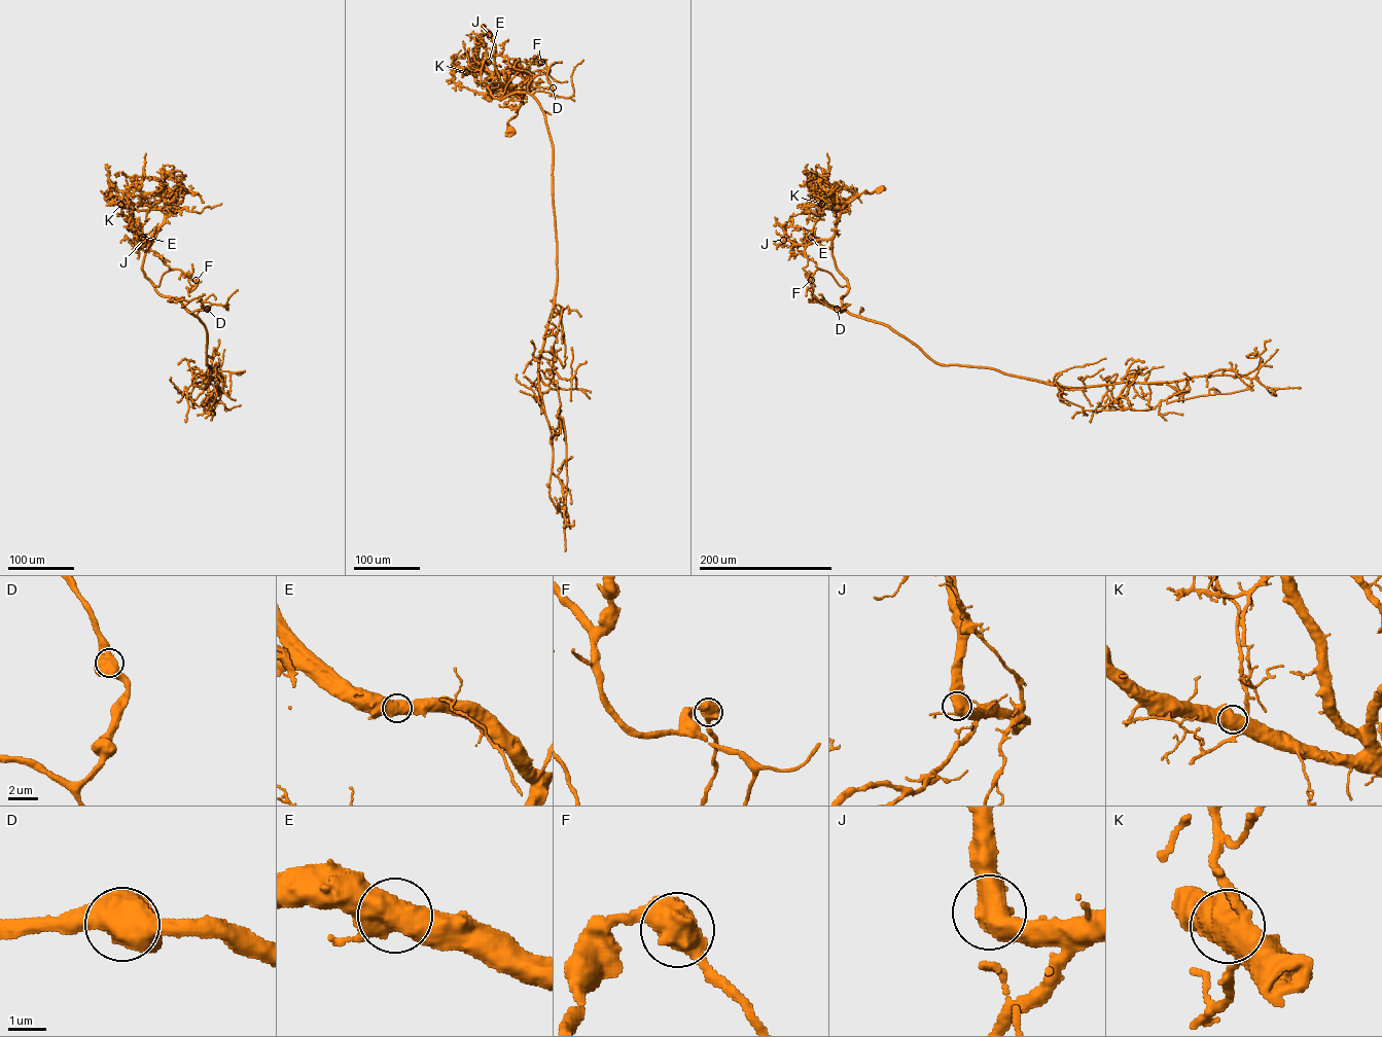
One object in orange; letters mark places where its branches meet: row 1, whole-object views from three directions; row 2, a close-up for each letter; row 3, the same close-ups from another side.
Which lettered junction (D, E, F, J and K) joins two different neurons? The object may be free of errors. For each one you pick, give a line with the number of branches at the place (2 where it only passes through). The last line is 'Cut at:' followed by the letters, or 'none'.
Cut at: none

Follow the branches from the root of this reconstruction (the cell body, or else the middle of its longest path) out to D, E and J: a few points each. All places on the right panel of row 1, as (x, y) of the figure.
D: (879, 189), (856, 195), (839, 214), (831, 255), (848, 291), (841, 297), (844, 310), (838, 309)
E: (879, 189), (871, 192), (864, 190), (849, 202), (829, 239), (813, 240), (811, 237)
J: (879, 189), (871, 192), (864, 190), (849, 202), (829, 239), (806, 245), (783, 240)

